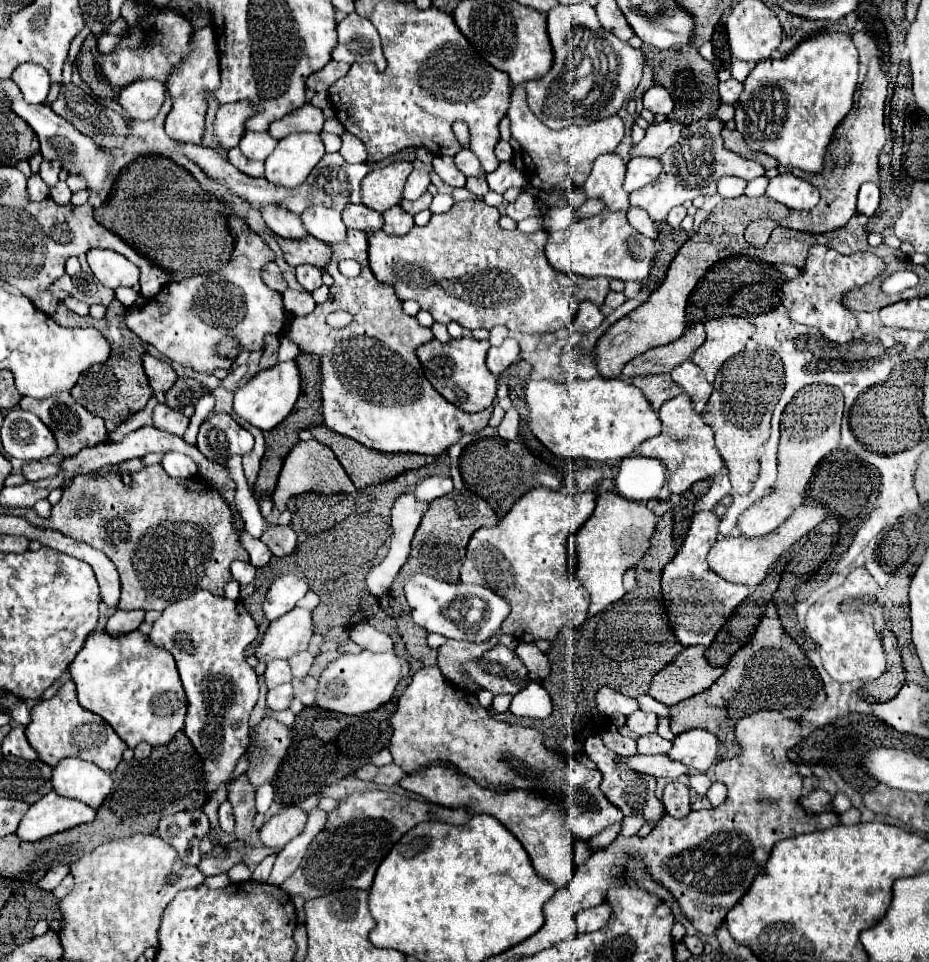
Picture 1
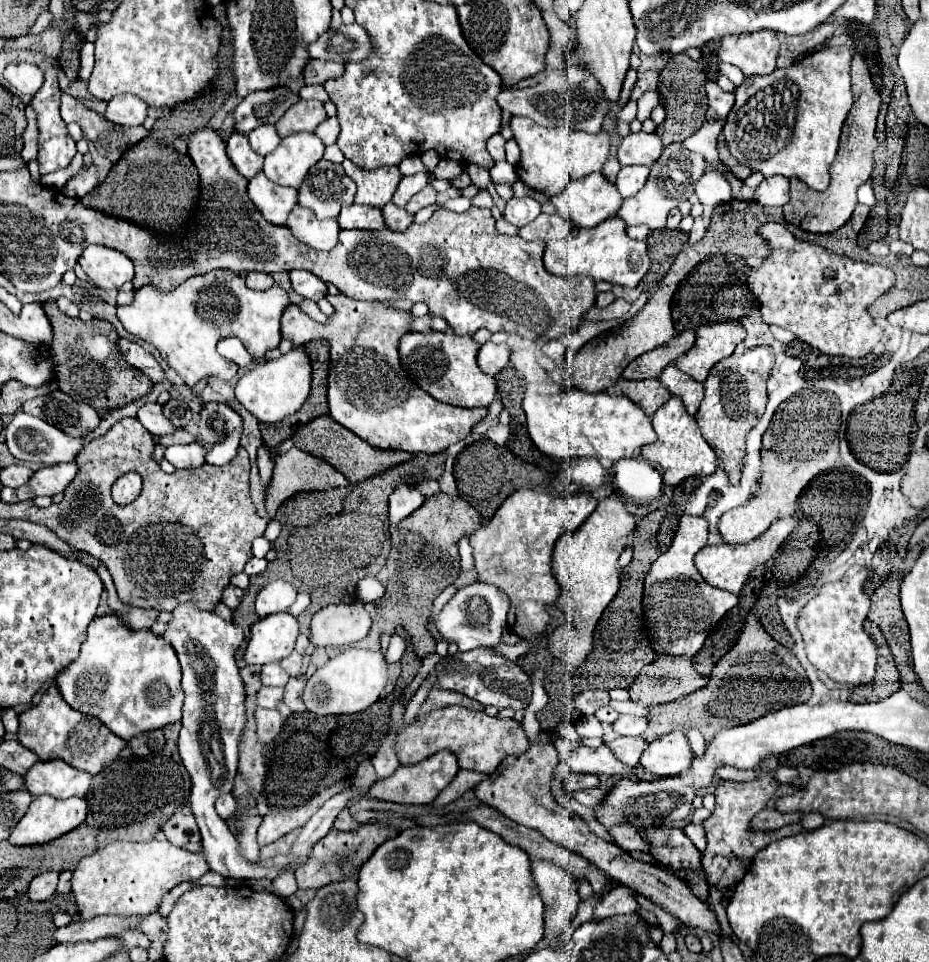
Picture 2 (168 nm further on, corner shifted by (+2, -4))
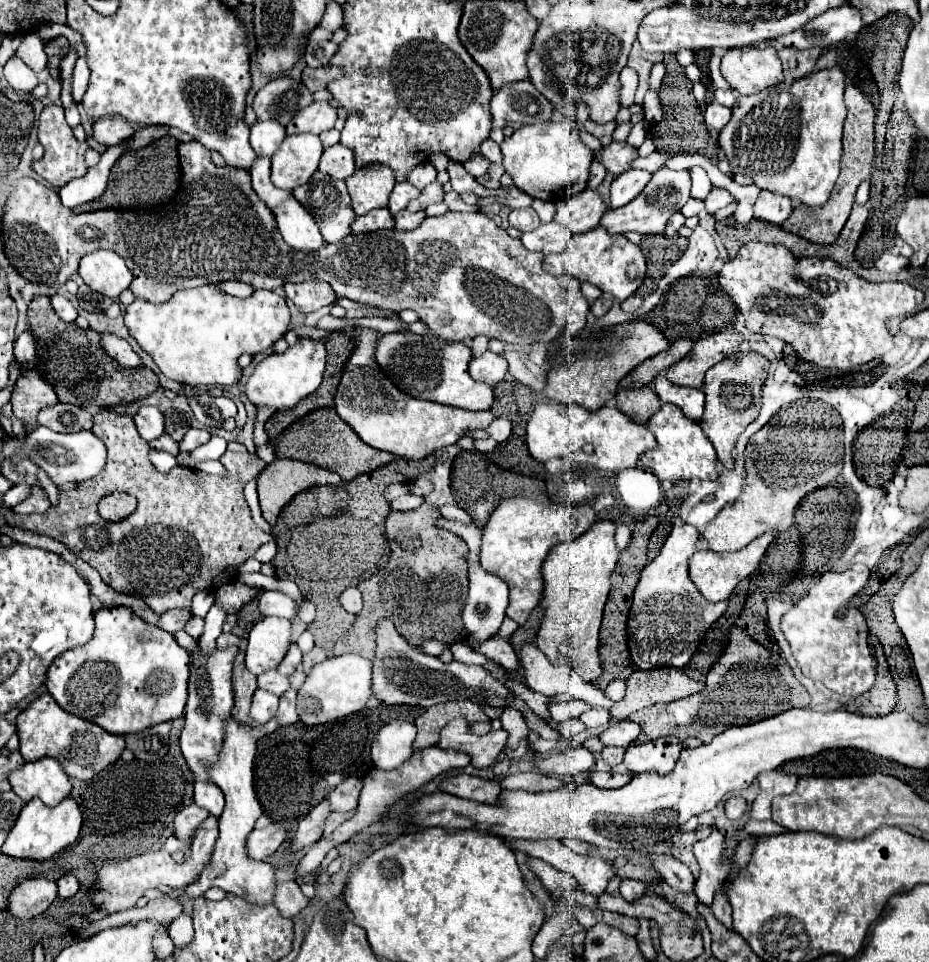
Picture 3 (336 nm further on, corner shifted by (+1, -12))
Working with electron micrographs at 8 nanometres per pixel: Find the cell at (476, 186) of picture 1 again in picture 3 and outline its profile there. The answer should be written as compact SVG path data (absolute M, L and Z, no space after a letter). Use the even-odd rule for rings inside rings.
M478 154L478 158L472 158L470 162L464 162L466 172L472 174L474 178L482 178L488 172L488 166L490 166L490 162L486 162L486 158L482 158L480 154Z

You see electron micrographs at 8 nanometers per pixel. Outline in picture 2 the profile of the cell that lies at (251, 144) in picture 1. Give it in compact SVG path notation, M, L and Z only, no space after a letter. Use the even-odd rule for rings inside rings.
M257 126L255 130L249 132L249 142L257 154L267 156L269 152L273 152L279 146L281 138L279 138L275 126Z

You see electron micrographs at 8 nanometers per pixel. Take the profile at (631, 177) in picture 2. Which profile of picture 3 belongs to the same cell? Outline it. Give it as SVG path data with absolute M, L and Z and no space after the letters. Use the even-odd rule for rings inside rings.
M628 170L620 176L614 178L612 188L610 188L610 206L620 208L632 202L650 182L652 174L646 170Z

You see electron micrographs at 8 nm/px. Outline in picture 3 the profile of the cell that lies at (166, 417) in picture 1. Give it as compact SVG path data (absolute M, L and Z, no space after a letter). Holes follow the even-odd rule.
M142 406L138 410L138 414L134 416L134 422L136 422L138 434L148 442L156 440L164 434L164 416L154 406Z

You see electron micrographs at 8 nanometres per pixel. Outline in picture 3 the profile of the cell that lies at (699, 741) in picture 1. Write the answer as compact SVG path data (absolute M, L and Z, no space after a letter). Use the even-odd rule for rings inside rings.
M664 736L640 746L628 746L624 764L634 774L670 774L682 752L682 742L676 736Z

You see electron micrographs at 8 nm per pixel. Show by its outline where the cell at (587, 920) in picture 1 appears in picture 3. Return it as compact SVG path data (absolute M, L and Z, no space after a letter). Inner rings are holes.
M624 880L622 884L620 884L620 894L624 896L624 900L628 900L628 902L634 902L634 900L638 900L638 898L642 898L644 896L644 884L642 882L634 882L634 880Z

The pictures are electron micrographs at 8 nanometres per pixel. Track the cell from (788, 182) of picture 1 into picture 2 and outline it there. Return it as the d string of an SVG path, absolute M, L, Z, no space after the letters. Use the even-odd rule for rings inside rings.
M783 176L765 178L757 186L755 200L763 206L785 206L789 202L789 180Z

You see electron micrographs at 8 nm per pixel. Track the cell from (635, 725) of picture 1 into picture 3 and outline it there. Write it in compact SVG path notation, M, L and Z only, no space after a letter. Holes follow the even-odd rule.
M620 720L600 734L604 746L630 746L640 734L640 726L632 720Z

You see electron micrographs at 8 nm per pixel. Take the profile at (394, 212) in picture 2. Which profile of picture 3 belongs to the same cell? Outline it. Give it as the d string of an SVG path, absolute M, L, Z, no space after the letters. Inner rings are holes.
M402 210L402 212L398 212L396 216L394 216L394 220L396 220L396 230L406 230L406 232L410 232L410 230L414 230L414 228L418 228L420 226L420 222L426 218L426 214L424 212L408 212L408 210Z

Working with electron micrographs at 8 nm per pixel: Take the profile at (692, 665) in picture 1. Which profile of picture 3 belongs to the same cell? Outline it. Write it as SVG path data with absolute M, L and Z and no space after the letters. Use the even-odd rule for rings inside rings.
M680 668L636 670L628 678L626 696L614 704L610 714L616 720L626 720L630 714L654 706L674 702L704 690L704 682L688 678Z

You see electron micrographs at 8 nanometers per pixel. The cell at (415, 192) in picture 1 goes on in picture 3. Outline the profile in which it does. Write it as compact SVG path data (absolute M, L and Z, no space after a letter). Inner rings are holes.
M408 182L396 184L394 190L392 190L392 194L390 194L390 204L388 204L390 214L402 212L408 206L408 202L414 200L414 198L418 198L418 196L420 196L420 190L414 188L412 184L408 184Z

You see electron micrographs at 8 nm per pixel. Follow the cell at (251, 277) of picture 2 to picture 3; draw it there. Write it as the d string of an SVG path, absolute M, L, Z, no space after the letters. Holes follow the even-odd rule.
M220 282L218 286L220 286L226 294L230 294L230 296L240 296L240 298L248 298L248 296L254 292L254 288L248 286L246 282Z

